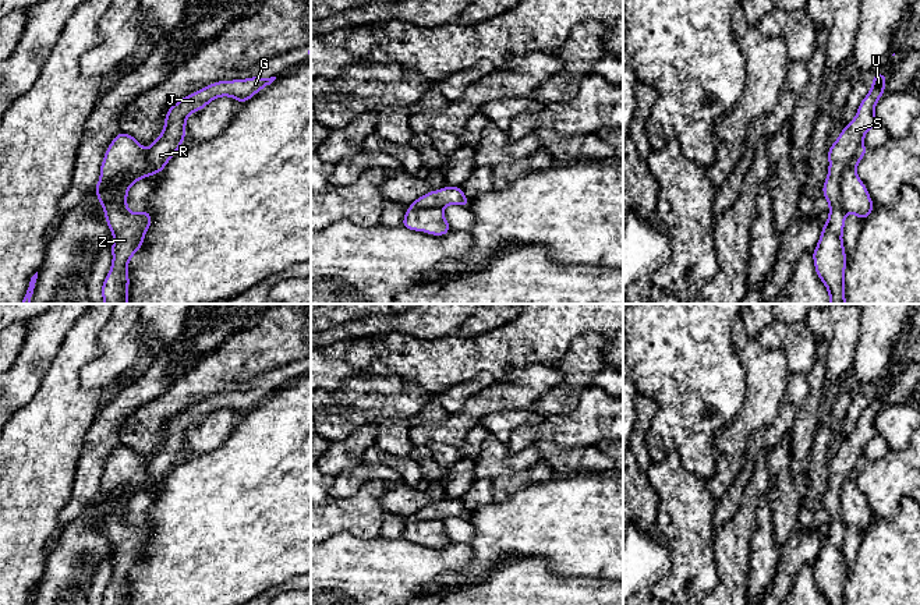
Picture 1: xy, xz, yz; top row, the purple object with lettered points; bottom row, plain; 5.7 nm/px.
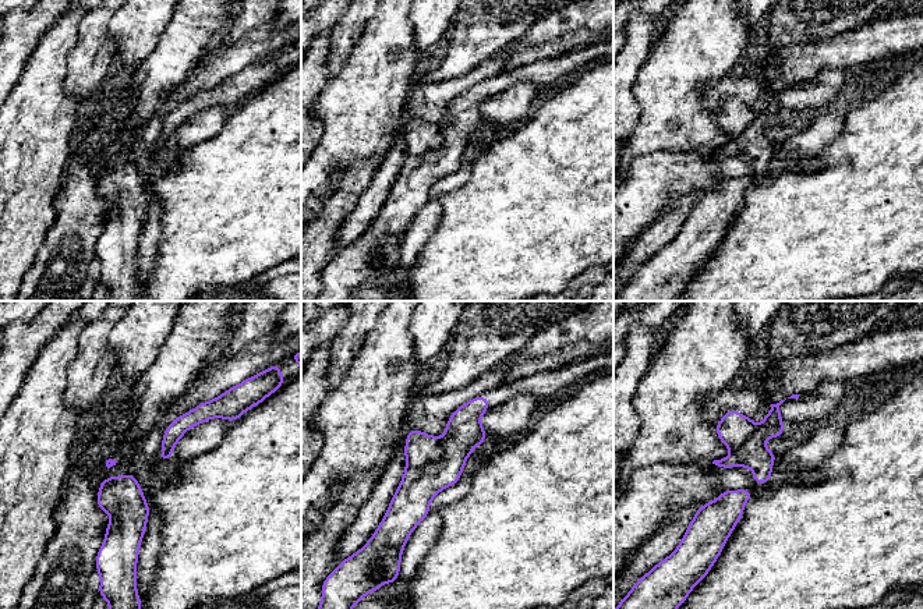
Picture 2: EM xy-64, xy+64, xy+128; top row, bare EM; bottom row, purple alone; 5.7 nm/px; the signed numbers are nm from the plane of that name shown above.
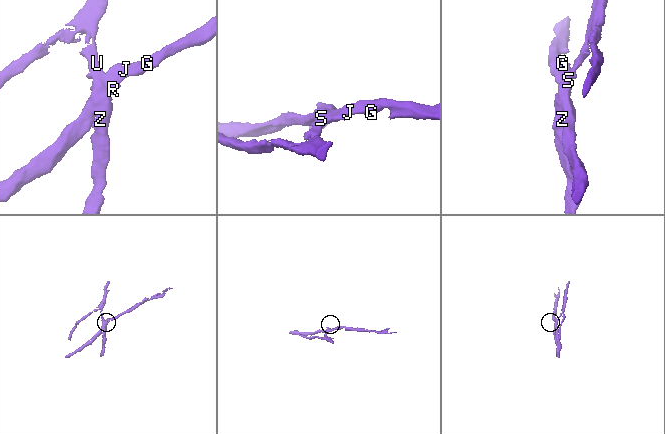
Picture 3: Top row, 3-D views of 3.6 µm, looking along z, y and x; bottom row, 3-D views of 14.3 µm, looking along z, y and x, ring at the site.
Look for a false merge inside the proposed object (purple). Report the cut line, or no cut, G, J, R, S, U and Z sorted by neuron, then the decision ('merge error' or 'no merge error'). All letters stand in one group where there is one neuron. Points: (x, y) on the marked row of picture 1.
yz (862, 144), (841, 173), (839, 204), (845, 212) | G J R / S U Z | merge error

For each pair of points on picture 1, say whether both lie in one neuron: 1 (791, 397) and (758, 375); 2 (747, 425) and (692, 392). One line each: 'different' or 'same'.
1: different
2: different

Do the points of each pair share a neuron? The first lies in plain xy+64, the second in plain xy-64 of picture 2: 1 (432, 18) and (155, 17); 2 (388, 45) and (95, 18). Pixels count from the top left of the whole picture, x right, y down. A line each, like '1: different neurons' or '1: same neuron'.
1: different neurons
2: different neurons

